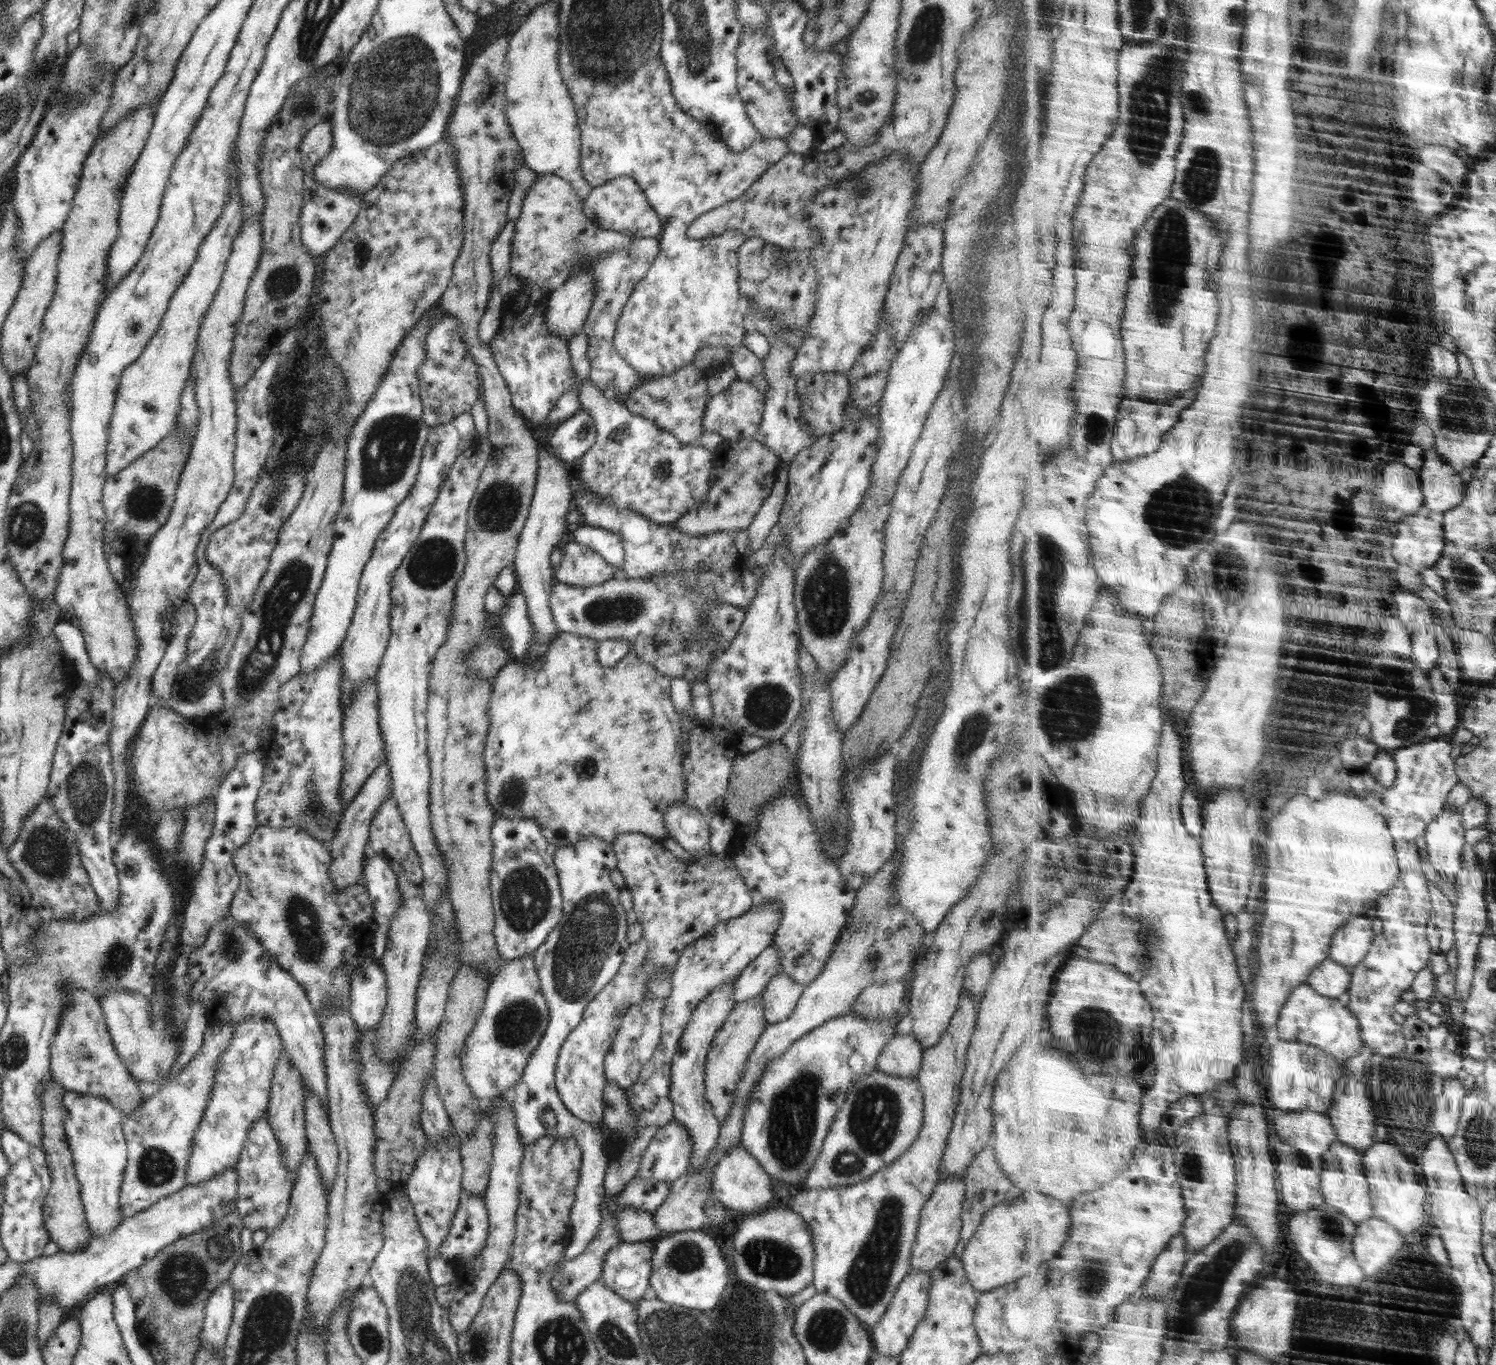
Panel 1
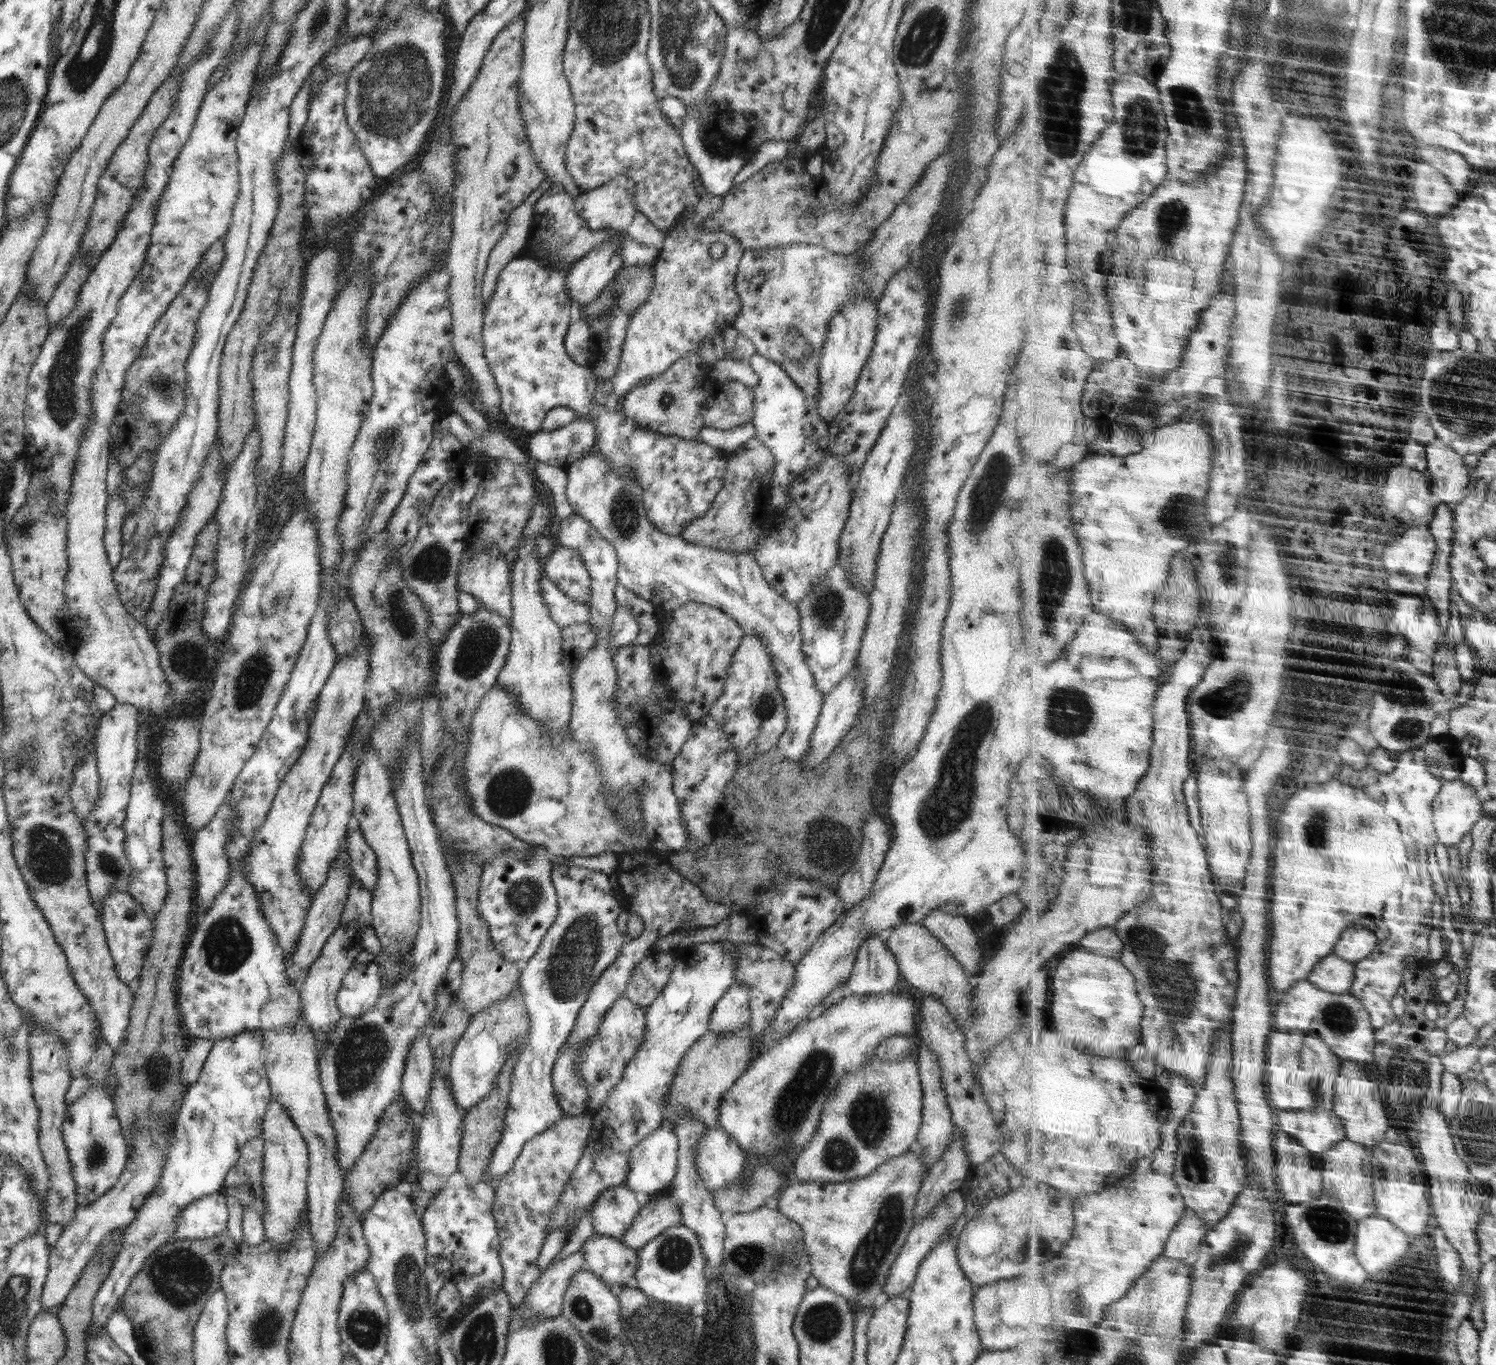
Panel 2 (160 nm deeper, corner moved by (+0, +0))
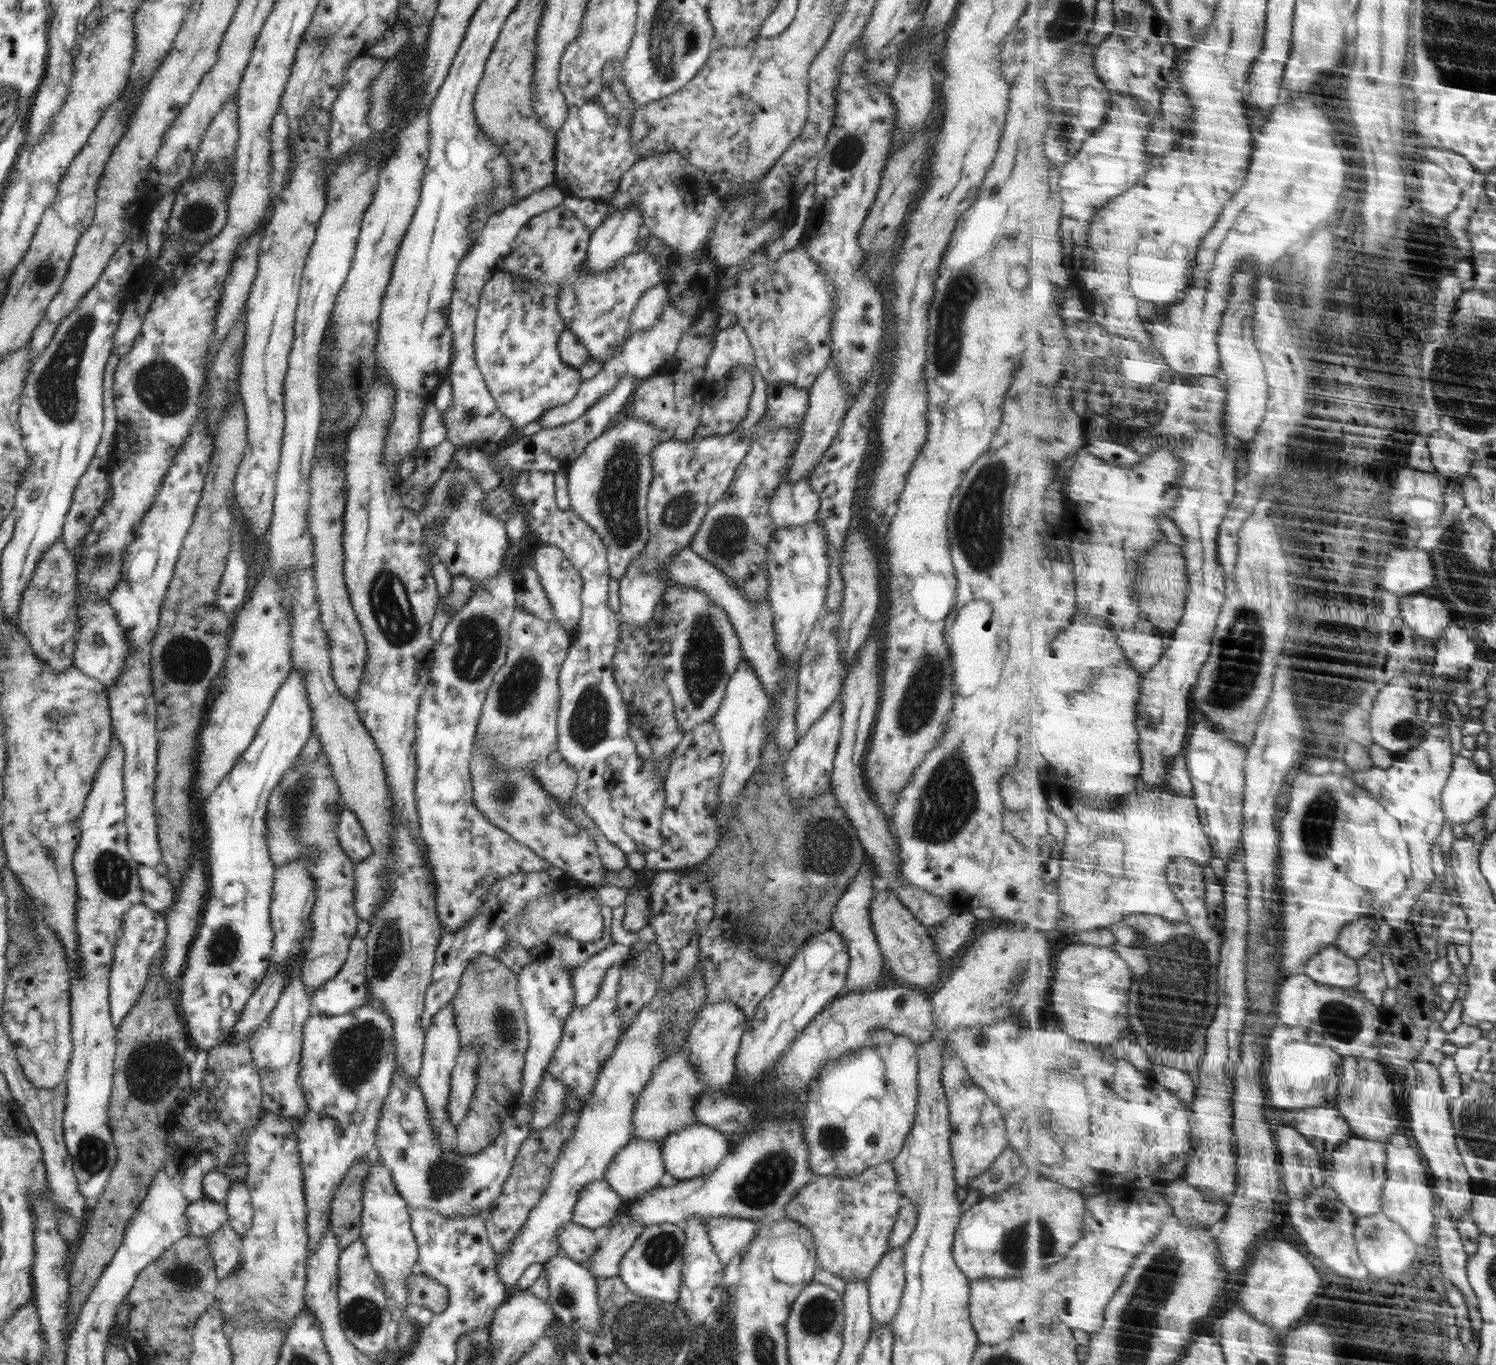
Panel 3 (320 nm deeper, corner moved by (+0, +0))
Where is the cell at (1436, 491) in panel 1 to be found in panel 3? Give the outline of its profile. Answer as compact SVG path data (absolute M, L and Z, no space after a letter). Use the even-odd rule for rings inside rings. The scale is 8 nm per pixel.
M1440 429L1428 439L1433 452L1433 461L1437 466L1437 473L1446 475L1448 481L1462 479L1473 469L1474 463L1480 457L1469 446L1457 441L1450 433Z

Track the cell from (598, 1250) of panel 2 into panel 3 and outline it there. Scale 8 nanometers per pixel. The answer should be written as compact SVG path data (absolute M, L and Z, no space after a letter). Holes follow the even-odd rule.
M572 1221L560 1228L557 1237L562 1254L587 1266L589 1258L597 1247L597 1238L592 1230Z

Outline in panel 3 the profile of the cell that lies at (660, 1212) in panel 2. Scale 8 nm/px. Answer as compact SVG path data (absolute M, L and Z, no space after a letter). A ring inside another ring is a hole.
M624 1215L611 1227L604 1226L593 1231L597 1247L586 1267L595 1276L595 1280L600 1275L606 1278L618 1276L622 1255L636 1242L644 1228L646 1226Z

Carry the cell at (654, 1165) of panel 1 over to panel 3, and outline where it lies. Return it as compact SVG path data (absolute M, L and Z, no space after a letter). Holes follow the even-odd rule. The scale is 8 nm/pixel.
M632 1137L607 1166L603 1179L618 1196L626 1200L636 1200L649 1190L655 1189L664 1174L666 1169L662 1161L661 1140L640 1140Z

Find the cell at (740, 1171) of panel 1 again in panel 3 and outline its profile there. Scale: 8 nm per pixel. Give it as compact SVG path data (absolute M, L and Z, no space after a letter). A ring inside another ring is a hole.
M697 1122L690 1126L684 1126L680 1131L667 1134L661 1140L661 1144L662 1161L664 1162L666 1172L680 1180L699 1178L703 1174L708 1174L726 1158L726 1154L730 1154L731 1150L728 1137L724 1133Z

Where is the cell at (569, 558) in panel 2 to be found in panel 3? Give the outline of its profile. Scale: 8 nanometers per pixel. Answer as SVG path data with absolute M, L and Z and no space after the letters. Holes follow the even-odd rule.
M554 545L535 547L534 570L539 576L540 584L545 590L550 605L554 608L554 617L558 625L564 626L566 632L571 632L574 626L580 623L580 614L582 608L581 592L583 587L582 577L574 565L563 555L563 552Z

